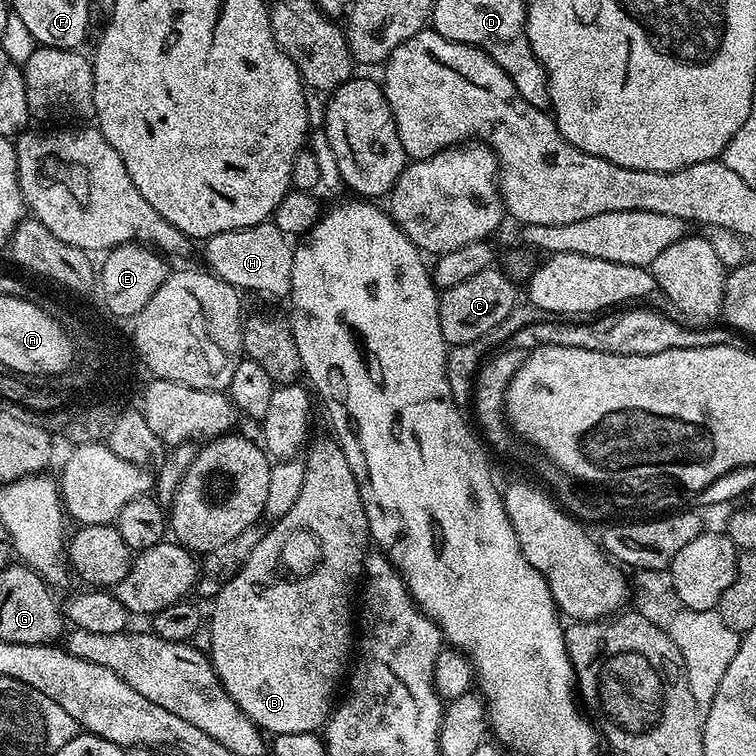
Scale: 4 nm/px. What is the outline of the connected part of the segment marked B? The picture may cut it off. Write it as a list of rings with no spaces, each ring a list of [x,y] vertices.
[[[331,435],[320,436],[307,445],[306,455],[303,457],[304,477],[302,478],[302,491],[298,494],[294,506],[286,510],[282,519],[271,525],[269,532],[261,535],[258,546],[250,554],[244,565],[216,591],[212,604],[212,652],[210,659],[215,667],[225,690],[243,712],[261,728],[265,733],[276,735],[278,733],[308,733],[319,731],[328,721],[336,697],[338,684],[350,664],[350,657],[354,652],[354,608],[352,612],[352,599],[357,599],[358,585],[364,575],[364,562],[366,553],[370,548],[368,535],[368,519],[366,510],[362,506],[362,498],[358,490],[358,482],[354,478],[354,470],[350,470],[350,462],[346,462],[346,454]]]

